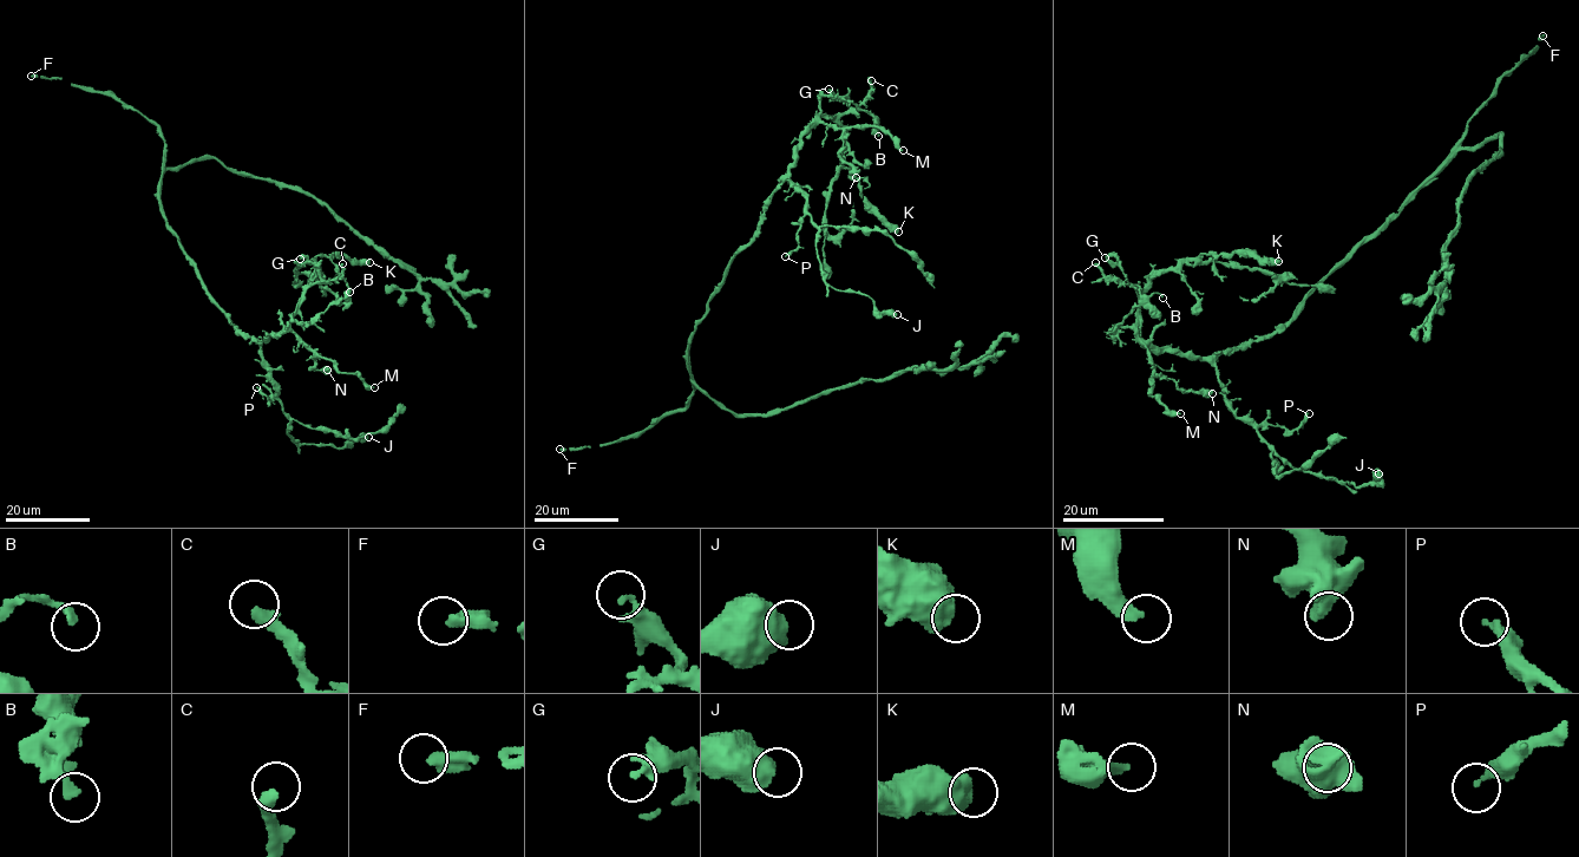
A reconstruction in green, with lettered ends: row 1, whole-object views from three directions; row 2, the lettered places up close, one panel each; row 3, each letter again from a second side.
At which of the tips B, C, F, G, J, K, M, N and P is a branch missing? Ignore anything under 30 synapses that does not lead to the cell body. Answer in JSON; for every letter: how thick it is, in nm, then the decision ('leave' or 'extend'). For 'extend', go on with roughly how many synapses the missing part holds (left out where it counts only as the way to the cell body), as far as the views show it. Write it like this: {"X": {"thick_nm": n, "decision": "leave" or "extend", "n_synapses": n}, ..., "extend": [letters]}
{"B": {"thick_nm": 280, "decision": "leave"}, "C": {"thick_nm": 400, "decision": "leave"}, "F": {"thick_nm": 360, "decision": "leave"}, "G": {"thick_nm": 240, "decision": "leave"}, "J": {"thick_nm": 700, "decision": "leave"}, "K": {"thick_nm": 700, "decision": "leave"}, "M": {"thick_nm": 320, "decision": "extend", "n_synapses": 35}, "N": {"thick_nm": 650, "decision": "leave"}, "P": {"thick_nm": 280, "decision": "leave"}, "extend": ["M"]}

